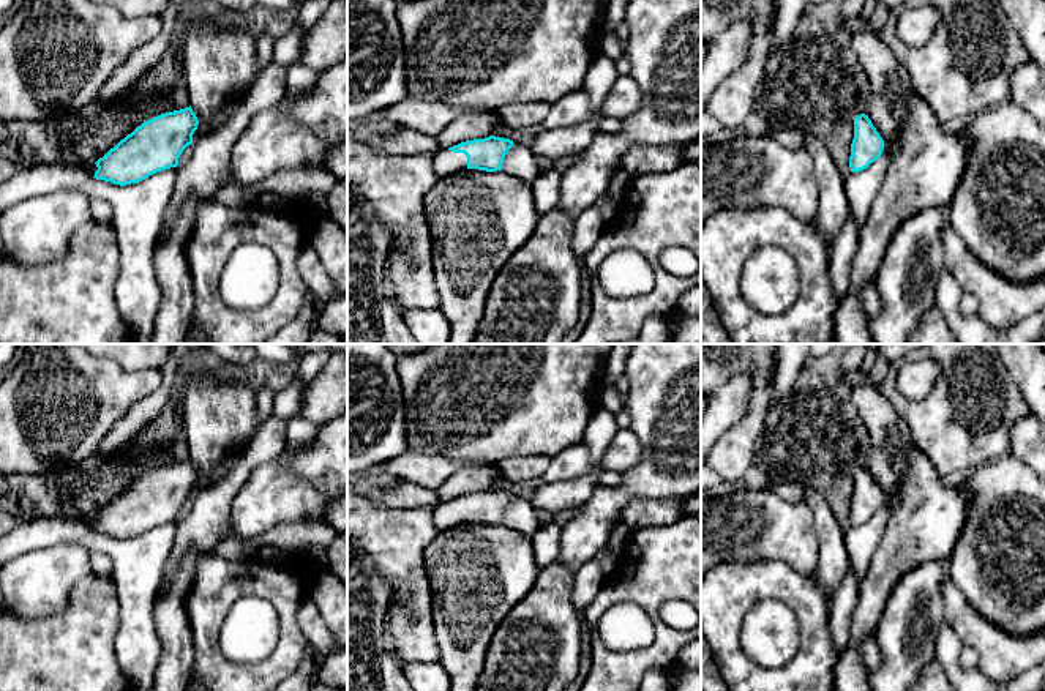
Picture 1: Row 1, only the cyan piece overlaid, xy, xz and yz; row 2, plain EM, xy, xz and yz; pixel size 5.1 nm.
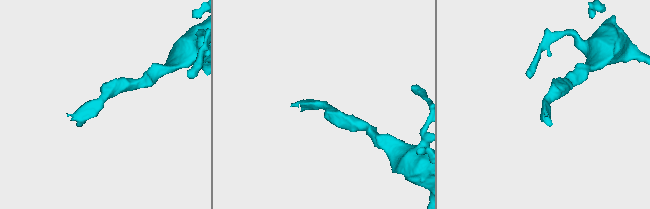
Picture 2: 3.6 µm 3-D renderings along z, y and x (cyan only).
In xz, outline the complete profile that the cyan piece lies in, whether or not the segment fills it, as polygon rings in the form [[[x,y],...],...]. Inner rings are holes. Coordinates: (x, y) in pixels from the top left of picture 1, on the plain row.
[[[496,489],[444,500],[433,508],[434,527],[445,532],[464,522],[502,524],[504,511],[511,500],[513,494]]]

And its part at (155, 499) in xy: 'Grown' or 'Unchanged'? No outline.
Grown

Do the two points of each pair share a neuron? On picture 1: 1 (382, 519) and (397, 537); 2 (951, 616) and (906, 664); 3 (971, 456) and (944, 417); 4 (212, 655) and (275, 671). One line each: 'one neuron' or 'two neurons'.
1: one neuron
2: two neurons
3: one neuron
4: one neuron

